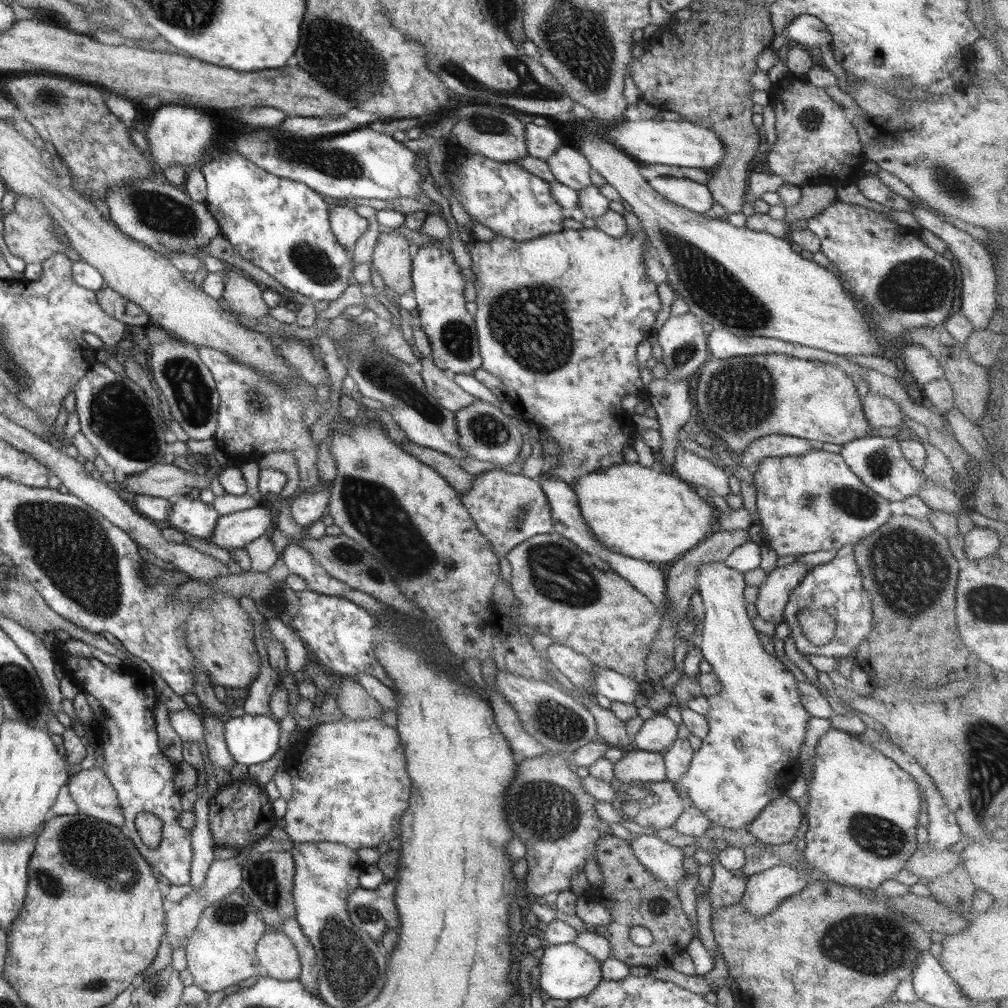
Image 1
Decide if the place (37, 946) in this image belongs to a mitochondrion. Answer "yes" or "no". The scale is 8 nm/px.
no

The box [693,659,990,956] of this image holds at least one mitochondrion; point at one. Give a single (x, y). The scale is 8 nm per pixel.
(883, 839)

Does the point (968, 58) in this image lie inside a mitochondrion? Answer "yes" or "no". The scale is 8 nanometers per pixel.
no

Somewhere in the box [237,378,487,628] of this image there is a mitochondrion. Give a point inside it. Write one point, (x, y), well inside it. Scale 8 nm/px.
(371, 508)

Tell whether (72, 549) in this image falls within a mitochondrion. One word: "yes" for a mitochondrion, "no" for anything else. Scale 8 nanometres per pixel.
yes

